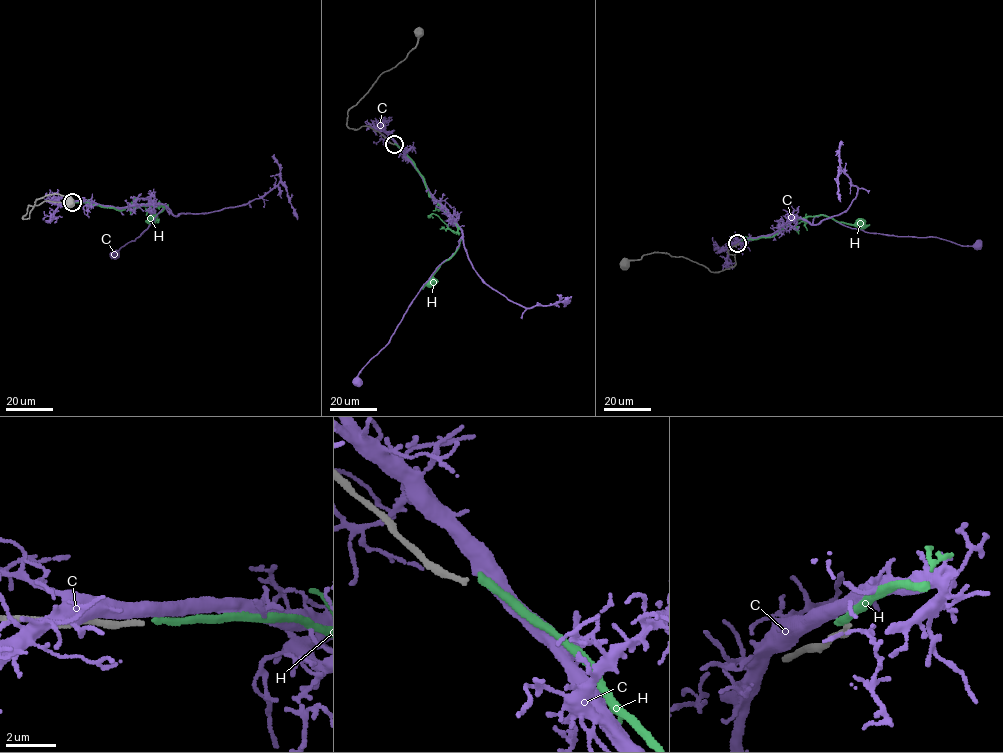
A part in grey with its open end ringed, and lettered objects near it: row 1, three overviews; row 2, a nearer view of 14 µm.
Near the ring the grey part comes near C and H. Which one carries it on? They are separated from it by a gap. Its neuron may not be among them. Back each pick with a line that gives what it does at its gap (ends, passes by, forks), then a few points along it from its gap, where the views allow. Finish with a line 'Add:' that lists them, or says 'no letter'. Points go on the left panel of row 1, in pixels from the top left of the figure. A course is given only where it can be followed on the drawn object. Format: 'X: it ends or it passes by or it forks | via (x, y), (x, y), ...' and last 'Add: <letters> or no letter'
Add: no letter

